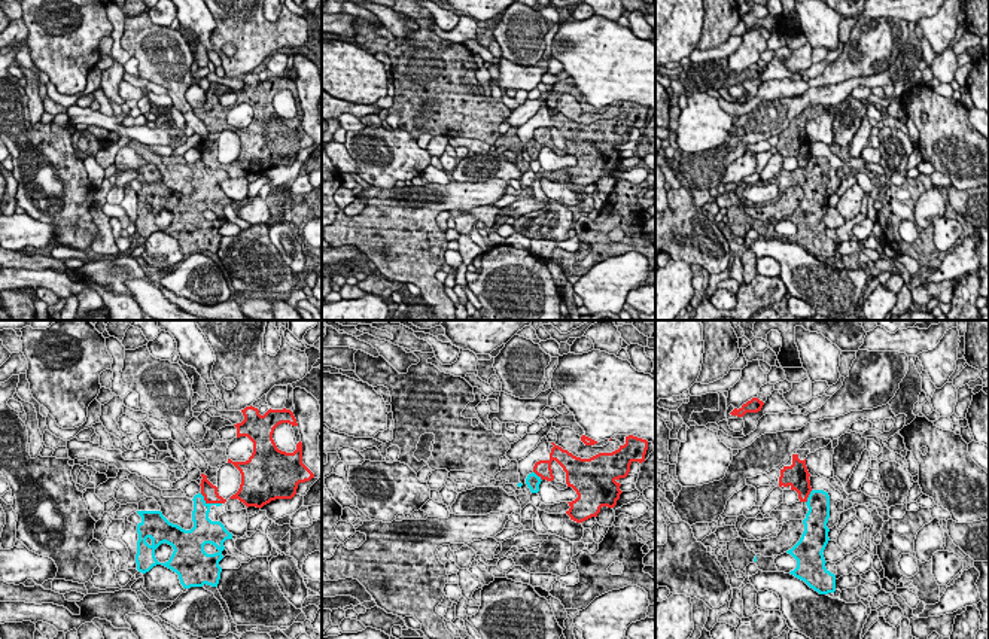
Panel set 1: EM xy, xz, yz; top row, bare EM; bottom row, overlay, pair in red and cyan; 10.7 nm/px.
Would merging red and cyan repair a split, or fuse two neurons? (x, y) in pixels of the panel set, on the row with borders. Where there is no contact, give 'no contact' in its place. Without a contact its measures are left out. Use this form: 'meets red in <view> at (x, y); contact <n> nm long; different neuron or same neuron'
meets red in xy at (210, 502); contact 260 nm long; different neuron

